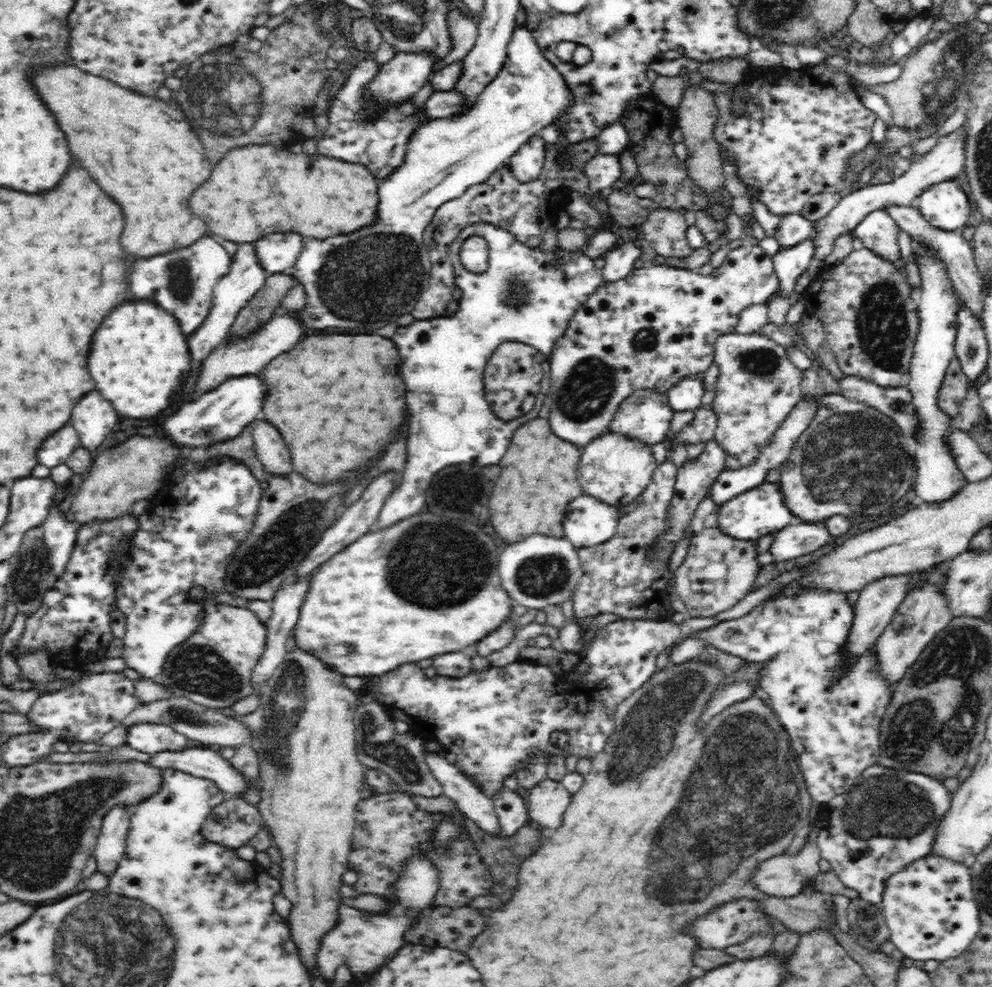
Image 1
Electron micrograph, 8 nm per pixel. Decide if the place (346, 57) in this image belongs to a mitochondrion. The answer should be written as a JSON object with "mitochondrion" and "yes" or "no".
{"mitochondrion":"no"}

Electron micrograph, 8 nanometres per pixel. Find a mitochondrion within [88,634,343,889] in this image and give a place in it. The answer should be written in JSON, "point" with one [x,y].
{"point":[286,708]}

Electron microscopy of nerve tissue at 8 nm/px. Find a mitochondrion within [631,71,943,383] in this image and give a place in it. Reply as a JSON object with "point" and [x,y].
{"point":[882,326]}

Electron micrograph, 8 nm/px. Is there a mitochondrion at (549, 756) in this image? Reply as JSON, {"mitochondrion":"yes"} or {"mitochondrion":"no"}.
{"mitochondrion":"no"}

